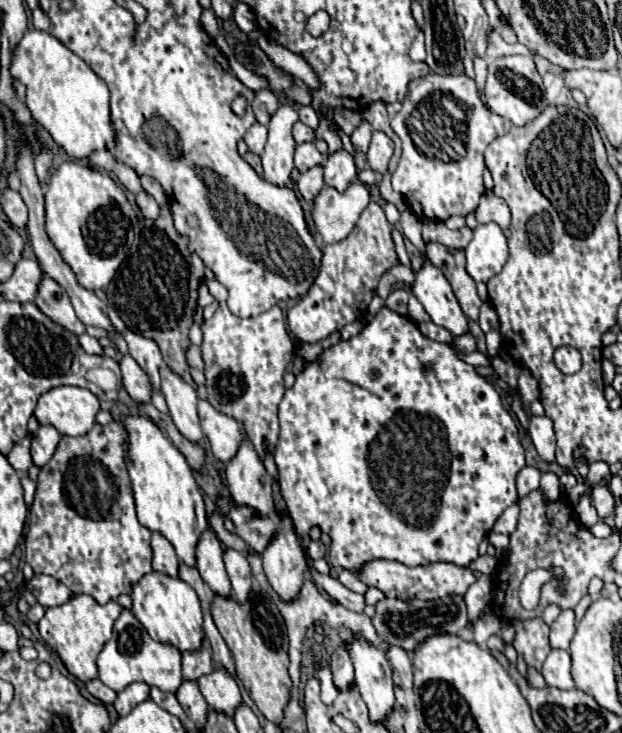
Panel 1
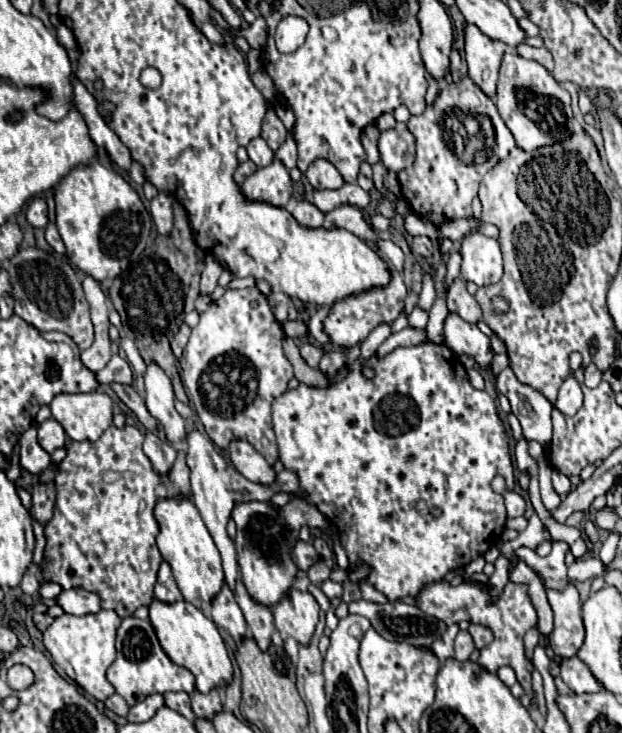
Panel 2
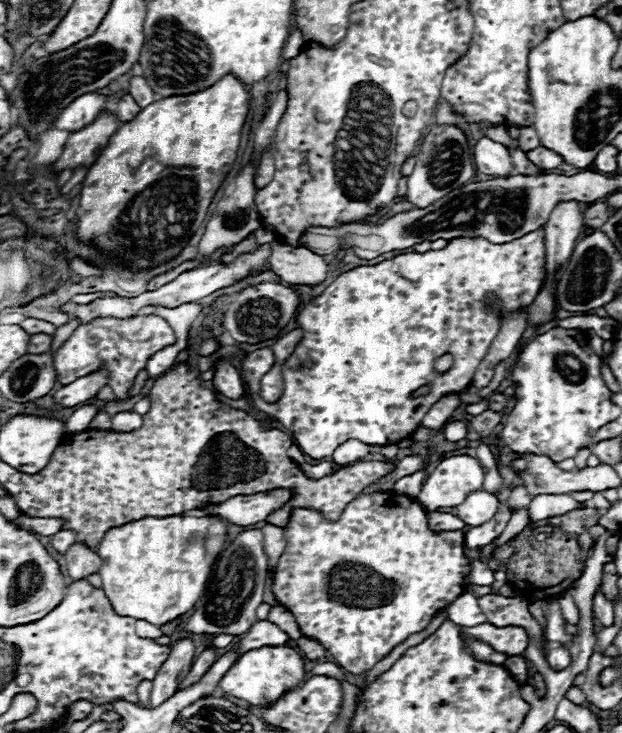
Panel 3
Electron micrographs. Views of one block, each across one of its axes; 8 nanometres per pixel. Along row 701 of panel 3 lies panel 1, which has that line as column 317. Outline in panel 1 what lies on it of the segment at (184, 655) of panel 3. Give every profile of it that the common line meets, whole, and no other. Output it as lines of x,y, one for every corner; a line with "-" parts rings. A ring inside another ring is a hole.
312,142
306,144
298,144
296,146
296,154
294,154
294,164
300,172
306,172
314,166
322,166
324,164
324,156
316,150
316,146

